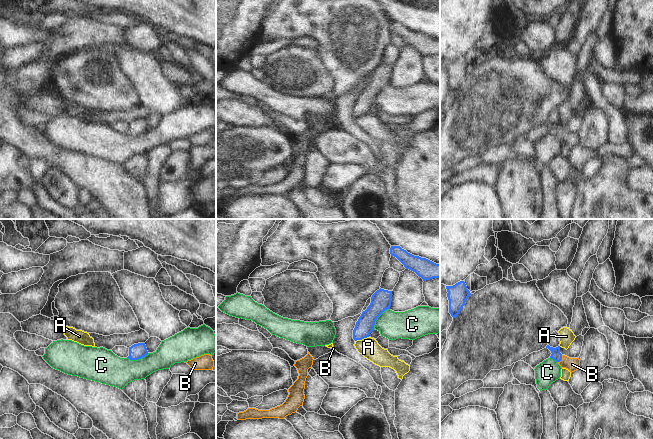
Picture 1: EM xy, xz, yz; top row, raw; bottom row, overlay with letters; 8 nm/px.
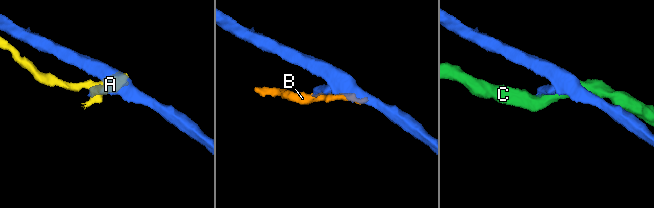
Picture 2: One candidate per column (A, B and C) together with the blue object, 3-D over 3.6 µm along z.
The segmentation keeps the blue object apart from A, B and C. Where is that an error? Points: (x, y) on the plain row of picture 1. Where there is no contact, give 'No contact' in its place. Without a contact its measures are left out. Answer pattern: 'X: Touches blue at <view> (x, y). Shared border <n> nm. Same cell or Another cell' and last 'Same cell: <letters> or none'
A: Touches blue at xz (361, 115). Shared border 120 nm. Another cell
B: Touches blue at yz (561, 135). Shared border 70 nm. Same cell
C: Touches blue at xz (378, 92). Shared border 220 nm. Another cell
Same cell: B.

